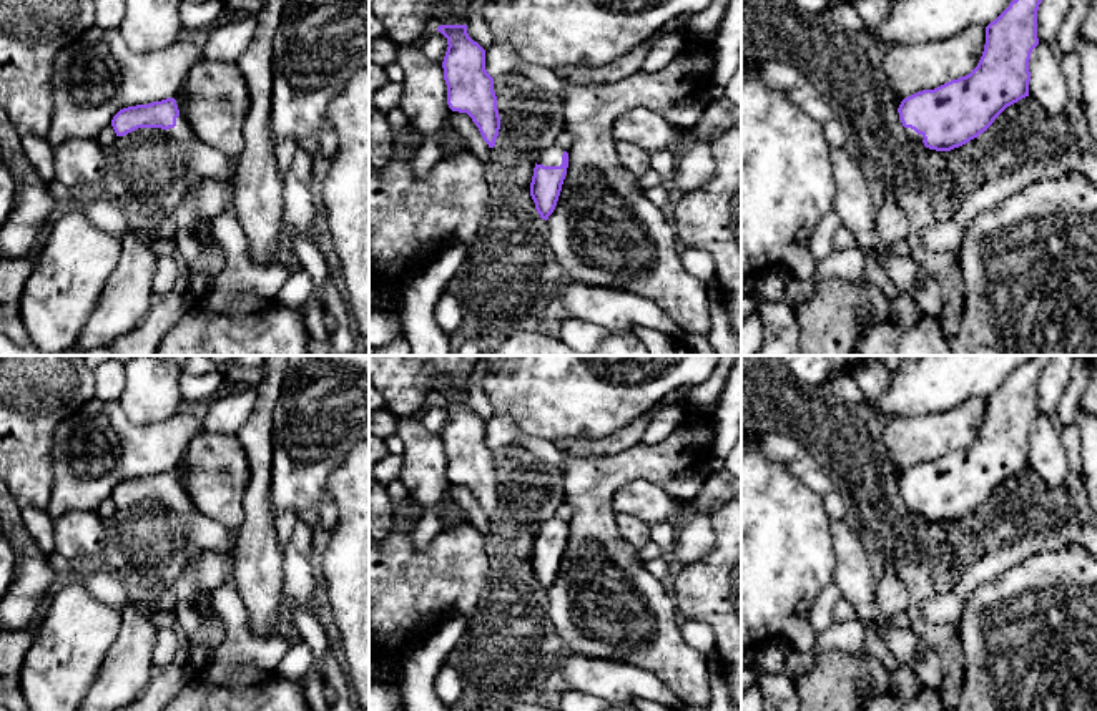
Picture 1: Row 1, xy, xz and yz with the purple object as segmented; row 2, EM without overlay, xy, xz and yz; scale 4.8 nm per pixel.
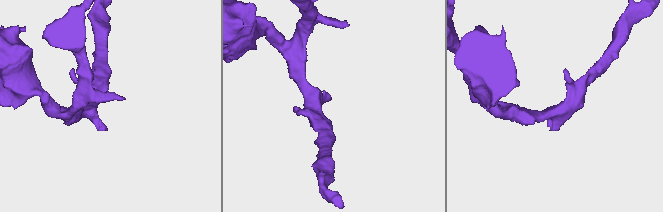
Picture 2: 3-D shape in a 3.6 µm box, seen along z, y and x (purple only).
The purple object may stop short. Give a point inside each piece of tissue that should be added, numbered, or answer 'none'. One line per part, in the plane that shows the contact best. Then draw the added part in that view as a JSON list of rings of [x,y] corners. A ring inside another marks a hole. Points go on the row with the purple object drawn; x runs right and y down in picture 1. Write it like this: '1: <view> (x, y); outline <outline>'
1: xz (549, 156); outline [[[552,145],[548,148],[544,148],[537,156],[537,164],[560,166],[563,151],[565,150],[562,150],[558,145]]]

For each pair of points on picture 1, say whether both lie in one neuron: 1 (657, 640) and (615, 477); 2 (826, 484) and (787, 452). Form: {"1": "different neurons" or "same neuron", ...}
{"1": "same neuron", "2": "same neuron"}

